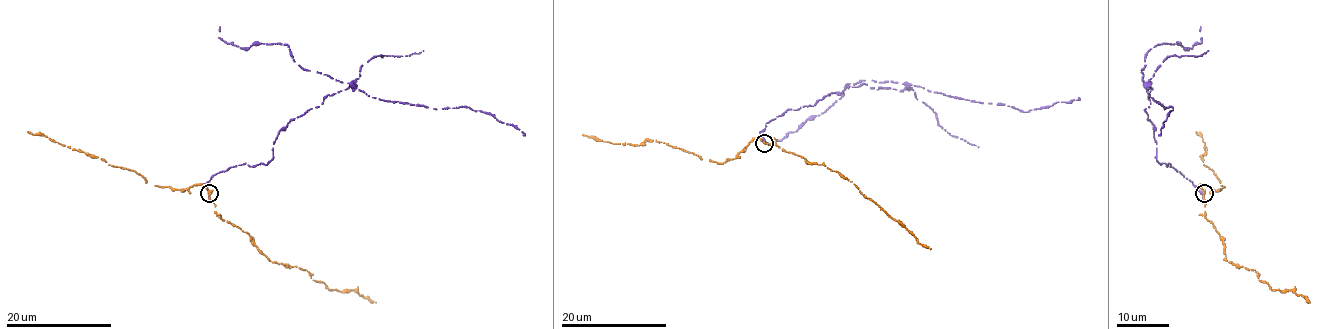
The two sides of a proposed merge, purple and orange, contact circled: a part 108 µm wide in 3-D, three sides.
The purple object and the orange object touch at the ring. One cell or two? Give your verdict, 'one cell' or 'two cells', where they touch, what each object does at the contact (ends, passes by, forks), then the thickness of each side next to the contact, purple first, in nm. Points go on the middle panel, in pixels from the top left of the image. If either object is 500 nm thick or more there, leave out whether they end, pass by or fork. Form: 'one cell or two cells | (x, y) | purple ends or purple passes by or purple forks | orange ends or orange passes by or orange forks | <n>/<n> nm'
two cells | (764, 143) | purple ends | orange passes by | 380/320 nm

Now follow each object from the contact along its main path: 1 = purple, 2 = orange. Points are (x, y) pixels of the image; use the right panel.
1: (1203, 193), (1156, 159), (1155, 126), (1144, 111), (1148, 86), (1155, 101), (1173, 108), (1159, 136)
2: (1203, 193), (1204, 216), (1220, 235), (1226, 259), (1254, 270), (1258, 280), (1271, 289), (1292, 291), (1310, 302)

